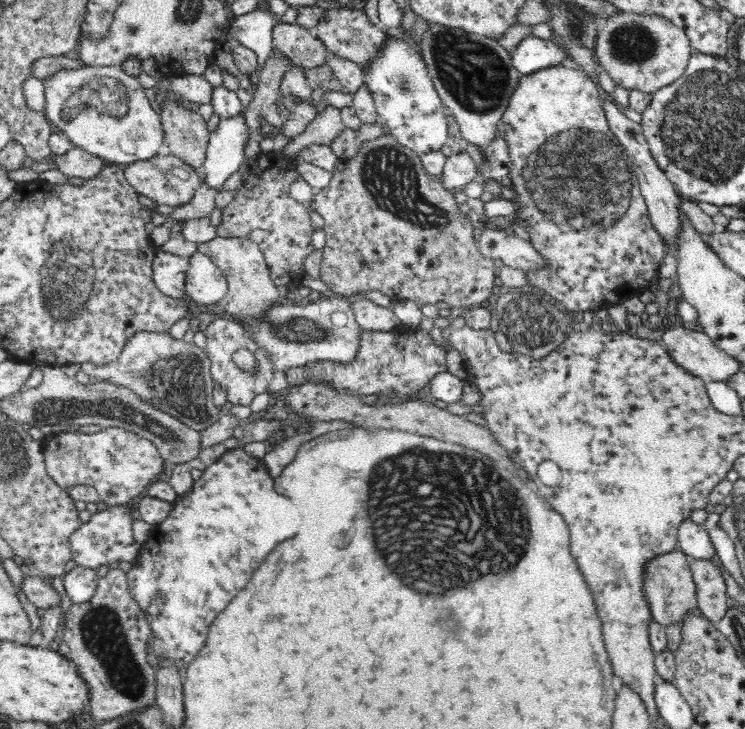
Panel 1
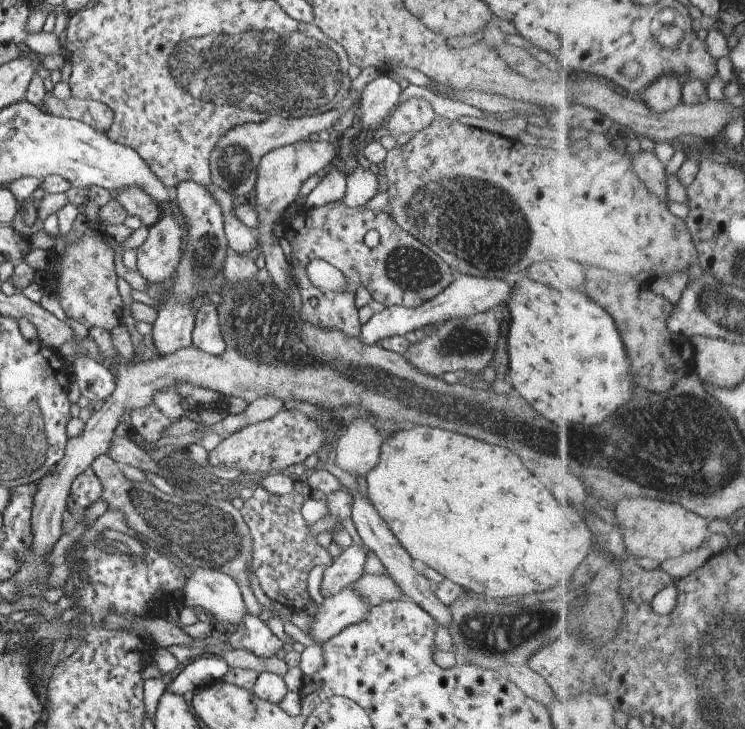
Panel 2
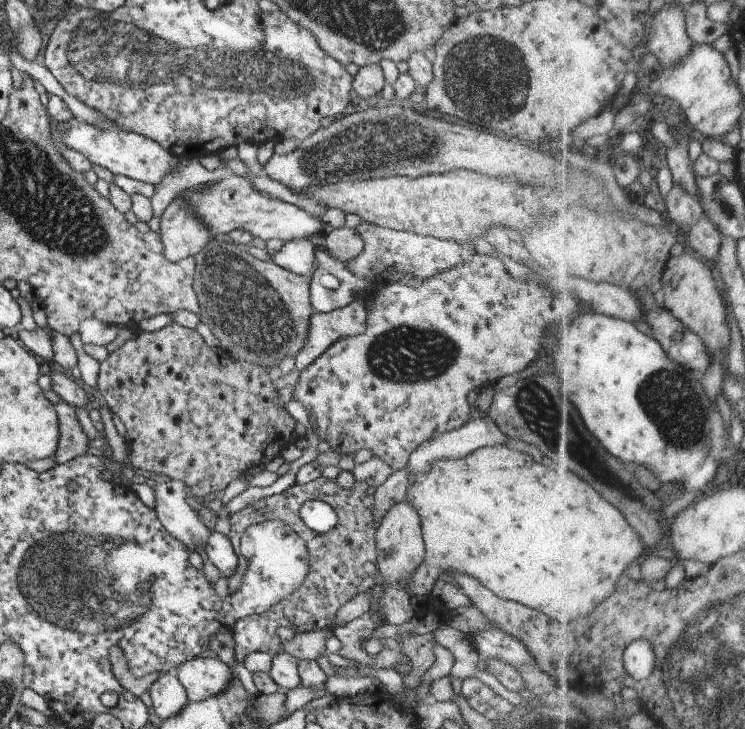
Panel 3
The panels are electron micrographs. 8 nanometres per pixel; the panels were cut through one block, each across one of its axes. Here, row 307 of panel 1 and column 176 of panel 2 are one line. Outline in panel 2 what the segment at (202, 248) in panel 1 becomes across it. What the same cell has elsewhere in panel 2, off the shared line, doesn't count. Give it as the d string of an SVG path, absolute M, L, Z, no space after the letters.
M173 216L160 218L157 224L149 228L149 234L146 241L137 252L137 270L141 276L151 283L157 284L172 278L172 274L176 273L176 268L182 260L182 238L184 238L185 230L178 224L178 220Z

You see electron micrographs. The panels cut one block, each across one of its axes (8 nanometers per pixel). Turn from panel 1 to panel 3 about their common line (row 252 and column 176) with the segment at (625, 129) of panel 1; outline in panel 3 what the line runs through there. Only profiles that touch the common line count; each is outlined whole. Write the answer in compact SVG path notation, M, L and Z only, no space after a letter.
M216 657L188 659L175 673L193 703L222 694L233 680L230 667Z

